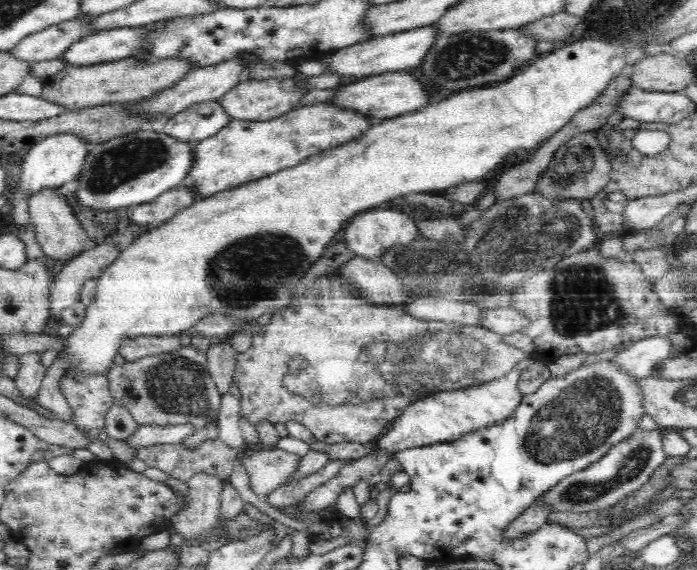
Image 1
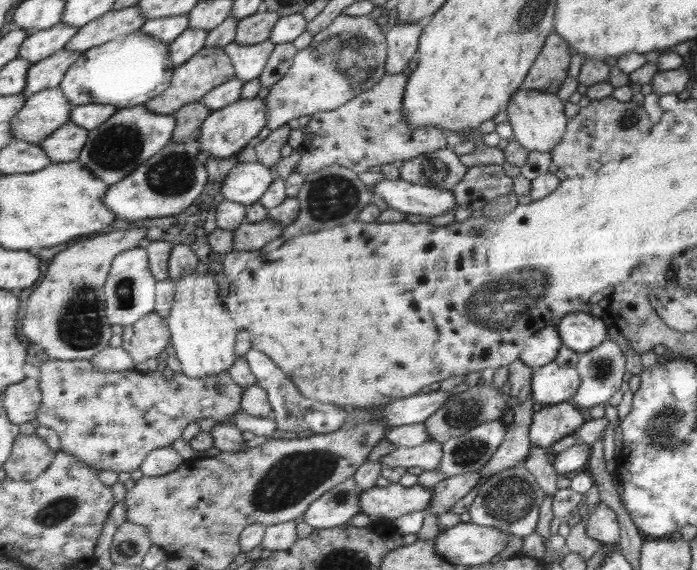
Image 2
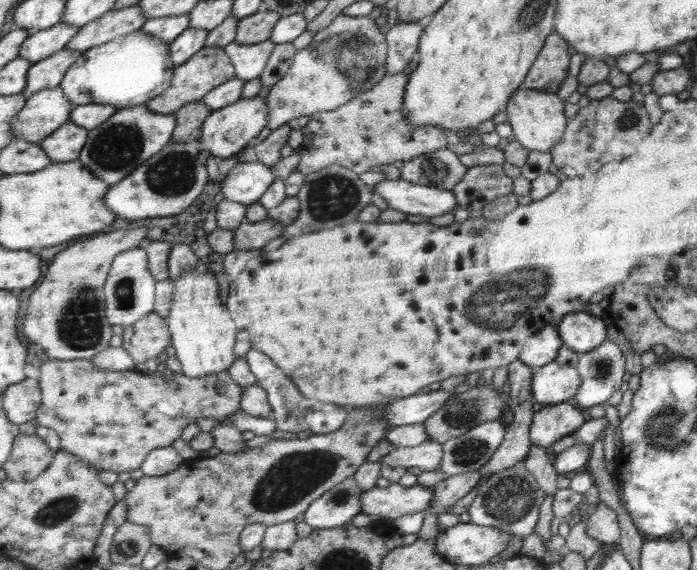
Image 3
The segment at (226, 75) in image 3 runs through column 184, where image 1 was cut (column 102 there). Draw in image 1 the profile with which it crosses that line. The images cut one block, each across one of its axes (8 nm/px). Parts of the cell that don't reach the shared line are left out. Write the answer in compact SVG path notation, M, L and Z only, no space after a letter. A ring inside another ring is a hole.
M126 57L109 63L93 64L88 67L63 68L60 72L44 80L42 99L68 111L77 111L90 107L106 106L107 104L133 103L134 100L145 99L155 92L160 92L186 76L194 68L182 59L158 59L154 62L140 63L138 59Z

